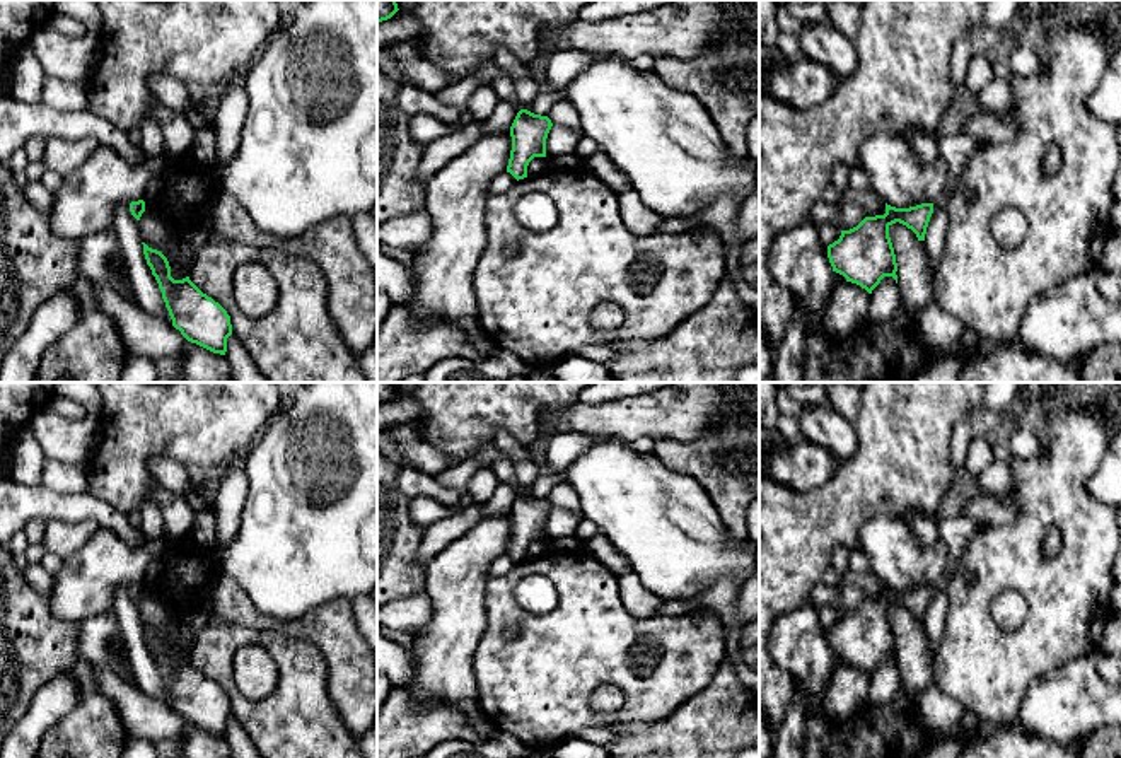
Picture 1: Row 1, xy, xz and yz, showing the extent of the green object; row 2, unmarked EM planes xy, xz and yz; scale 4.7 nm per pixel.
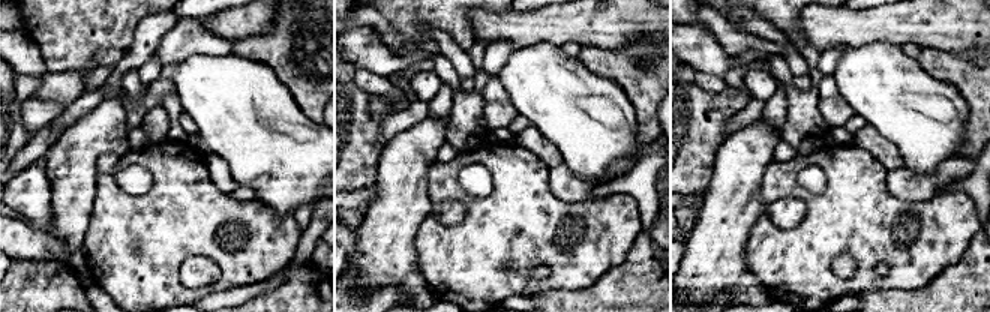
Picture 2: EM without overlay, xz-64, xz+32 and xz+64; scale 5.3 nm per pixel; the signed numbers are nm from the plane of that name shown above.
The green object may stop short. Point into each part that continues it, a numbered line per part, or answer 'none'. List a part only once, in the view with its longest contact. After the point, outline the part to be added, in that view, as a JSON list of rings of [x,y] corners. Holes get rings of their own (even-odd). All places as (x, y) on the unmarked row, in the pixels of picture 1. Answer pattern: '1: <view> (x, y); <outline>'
none

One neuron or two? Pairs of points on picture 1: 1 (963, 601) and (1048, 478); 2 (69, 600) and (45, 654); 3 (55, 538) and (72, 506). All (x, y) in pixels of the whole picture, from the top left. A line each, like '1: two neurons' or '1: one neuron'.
1: one neuron
2: two neurons
3: two neurons

